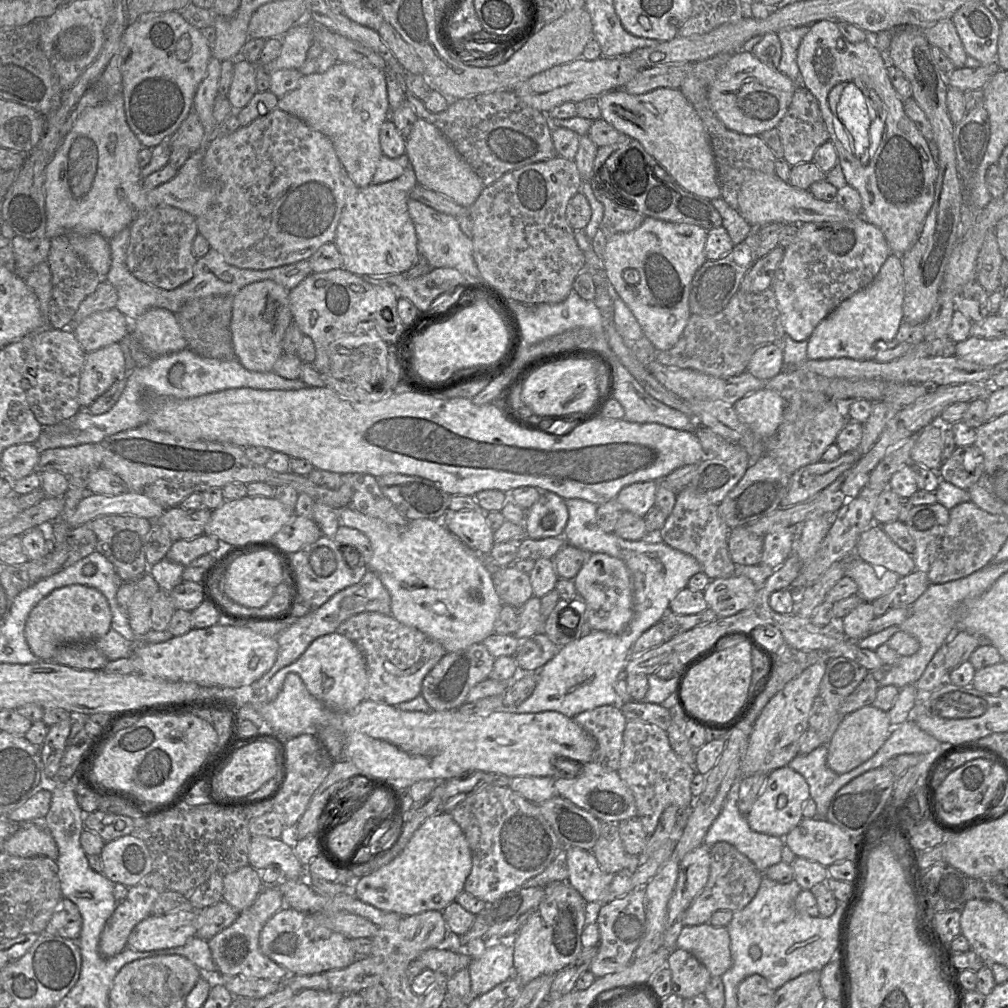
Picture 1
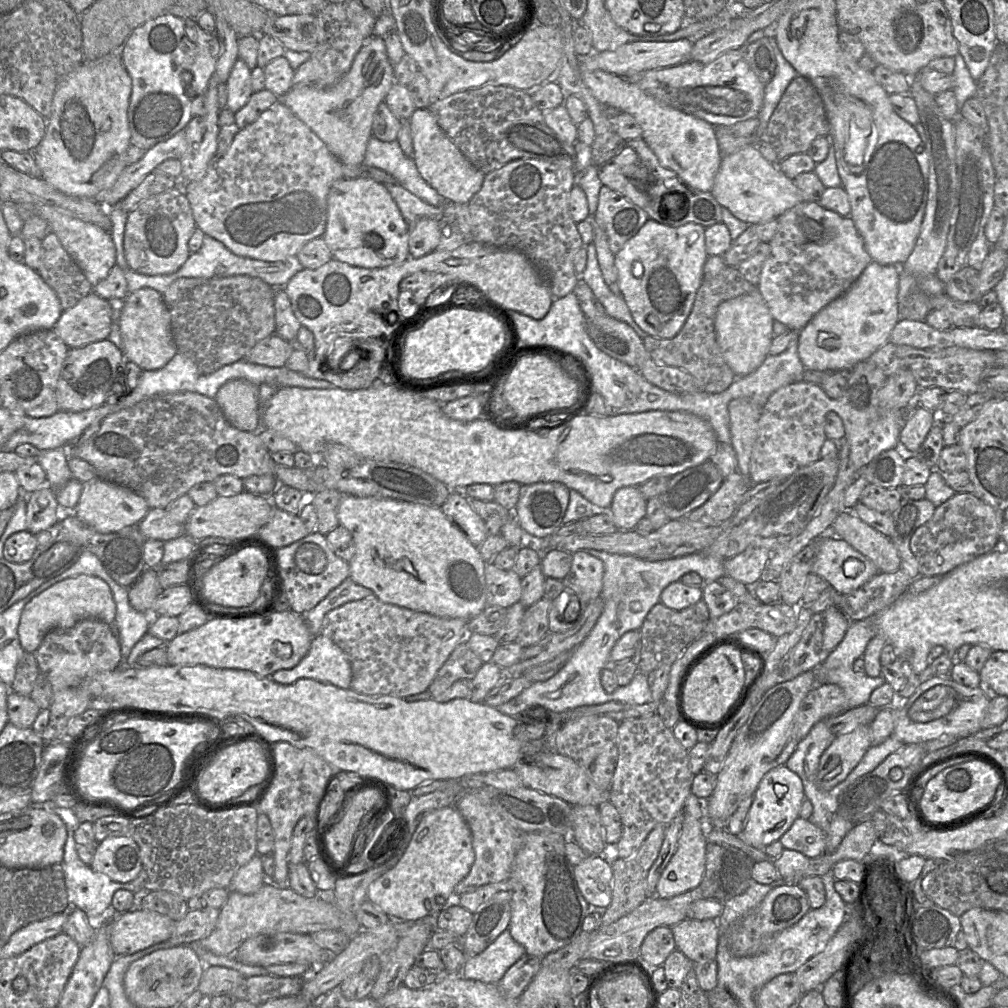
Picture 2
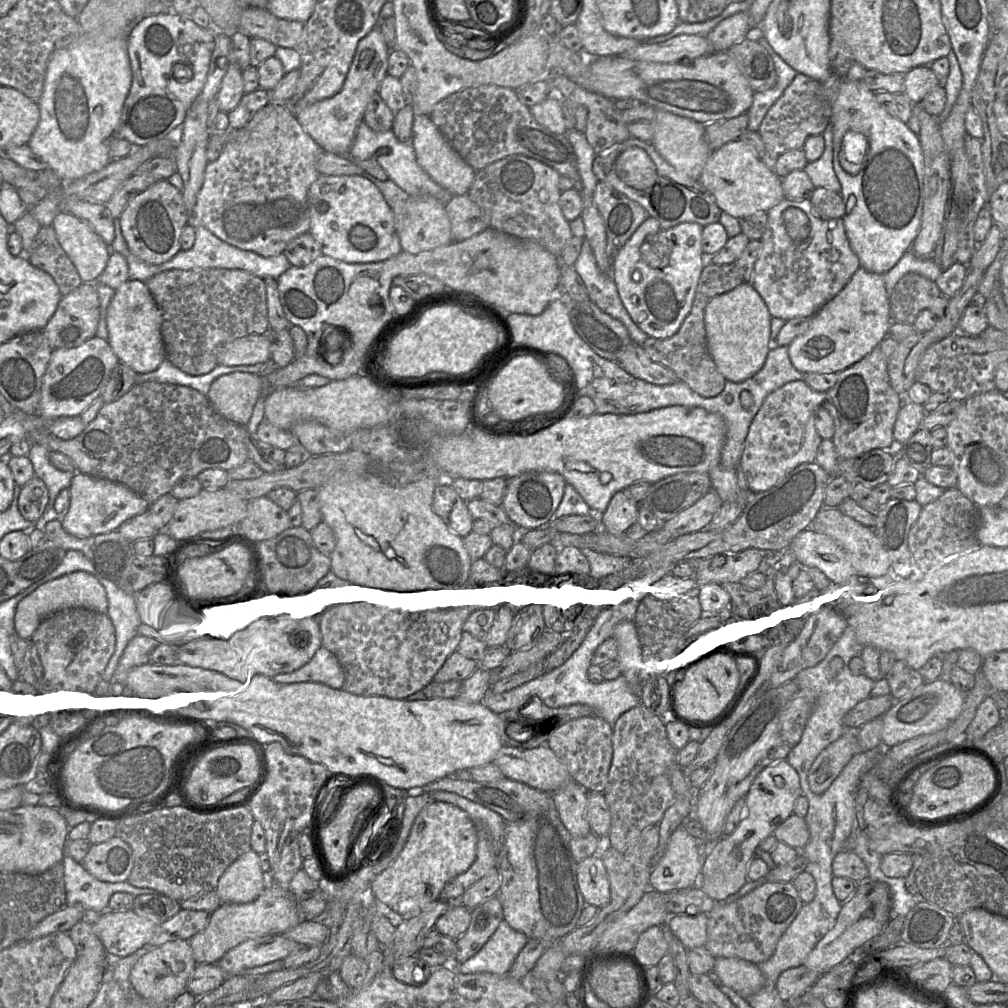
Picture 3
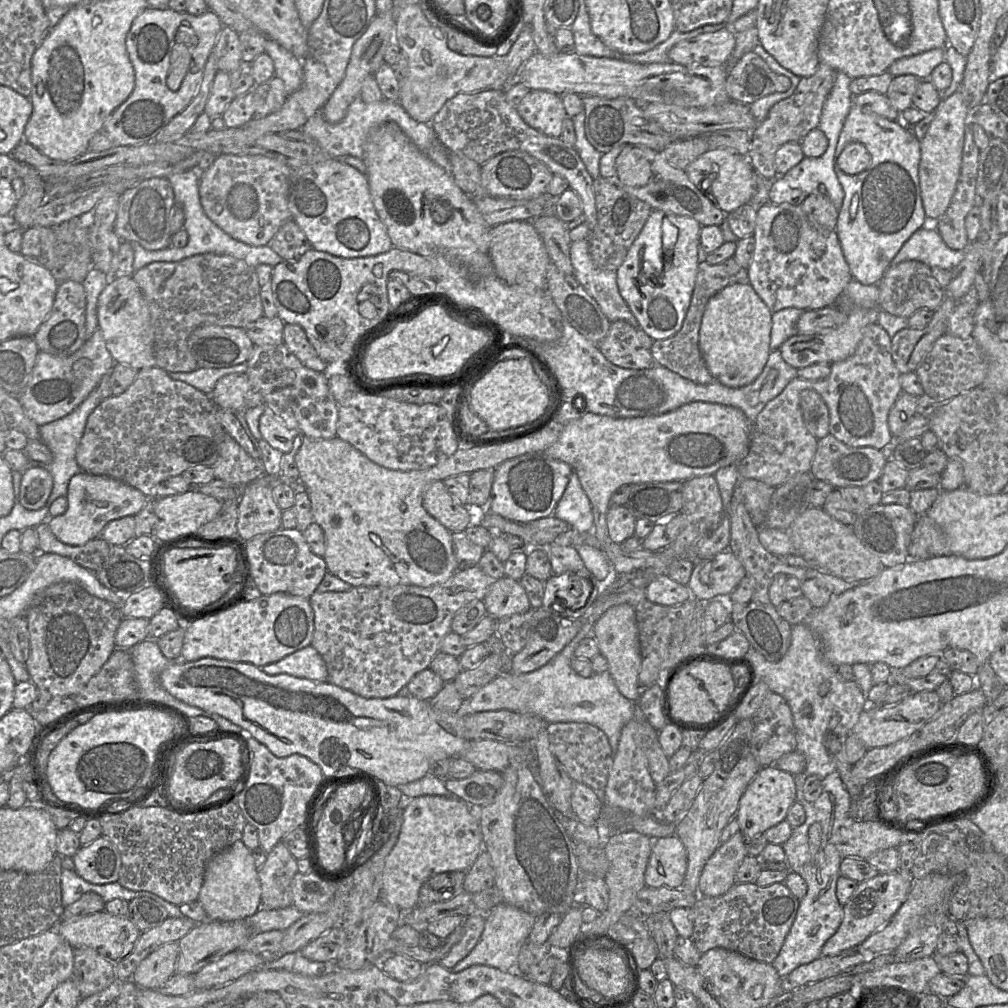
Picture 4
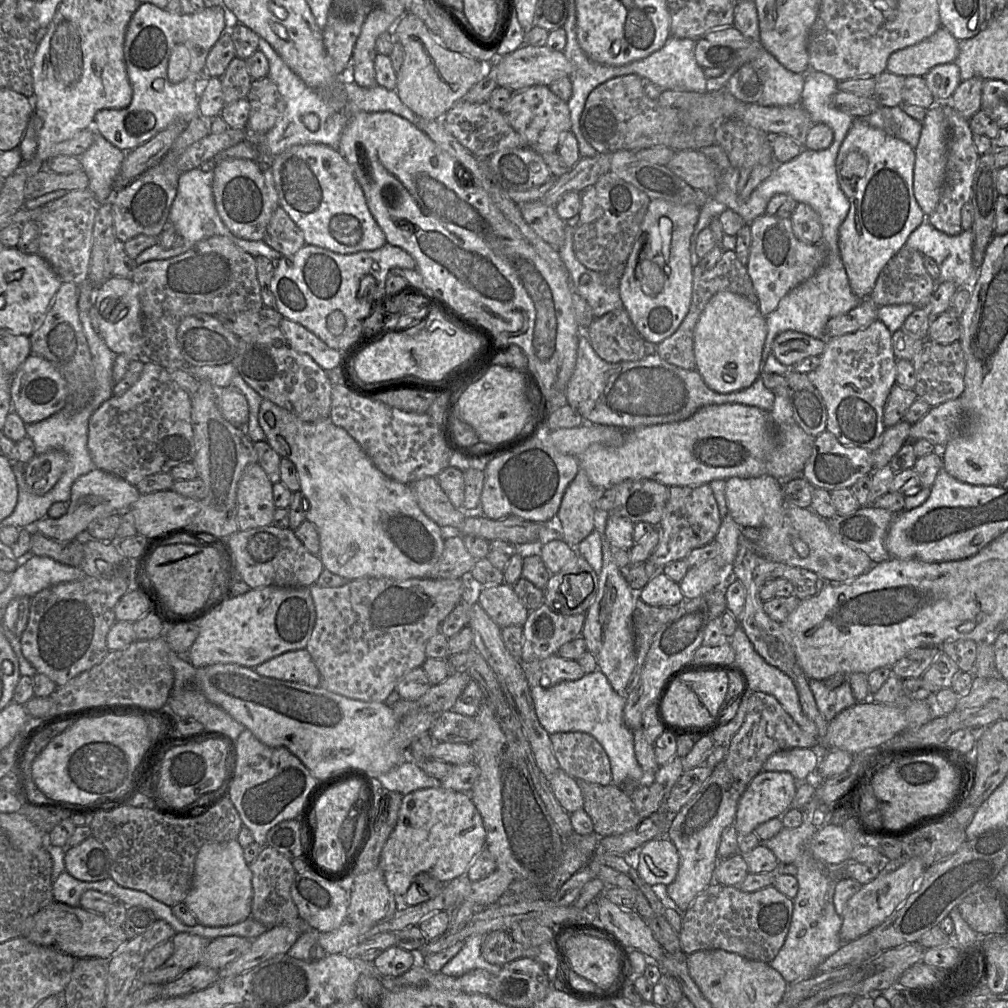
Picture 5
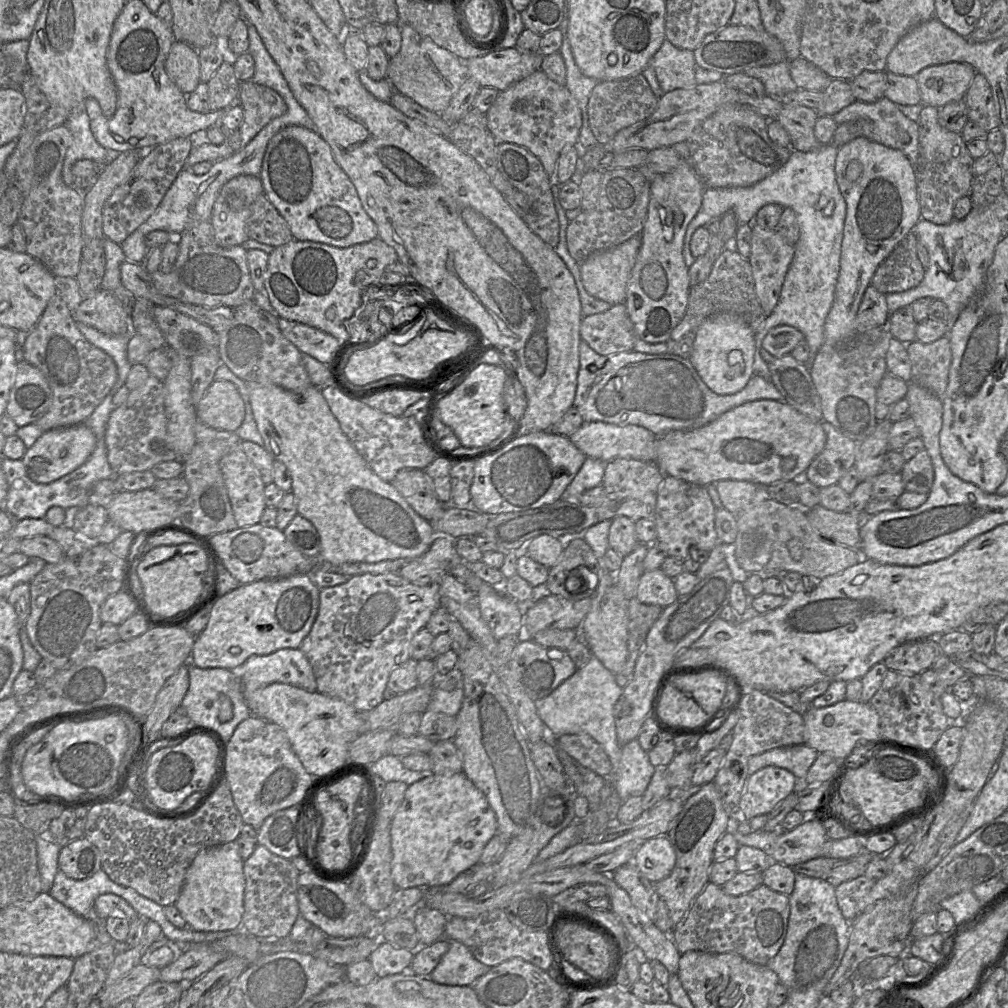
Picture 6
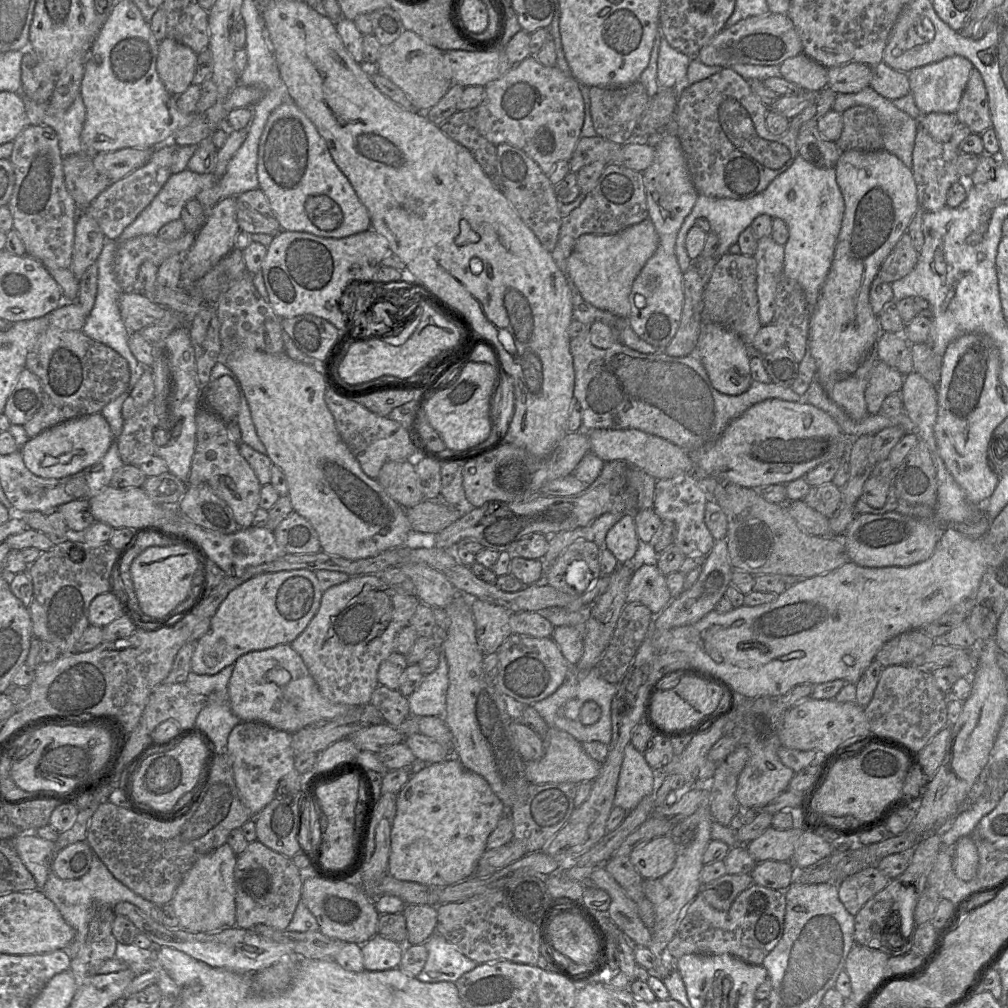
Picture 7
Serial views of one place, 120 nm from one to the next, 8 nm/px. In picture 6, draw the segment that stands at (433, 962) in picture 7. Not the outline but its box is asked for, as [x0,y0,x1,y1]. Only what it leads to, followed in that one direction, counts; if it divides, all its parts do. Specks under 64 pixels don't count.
[426,941,491,986]

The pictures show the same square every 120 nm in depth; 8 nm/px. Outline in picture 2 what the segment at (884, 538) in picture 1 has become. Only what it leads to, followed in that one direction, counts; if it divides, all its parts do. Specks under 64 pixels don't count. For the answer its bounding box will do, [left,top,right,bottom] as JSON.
[831,510,901,573]

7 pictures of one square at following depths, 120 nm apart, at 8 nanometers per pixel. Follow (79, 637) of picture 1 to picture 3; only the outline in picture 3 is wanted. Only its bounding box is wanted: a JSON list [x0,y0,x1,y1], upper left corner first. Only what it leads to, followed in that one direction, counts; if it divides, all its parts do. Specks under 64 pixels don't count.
[15,571,108,640]

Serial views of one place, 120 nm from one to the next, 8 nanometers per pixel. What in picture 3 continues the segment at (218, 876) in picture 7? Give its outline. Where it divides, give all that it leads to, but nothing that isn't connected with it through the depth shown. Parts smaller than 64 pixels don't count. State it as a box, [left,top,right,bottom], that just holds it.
[216,849,267,904]

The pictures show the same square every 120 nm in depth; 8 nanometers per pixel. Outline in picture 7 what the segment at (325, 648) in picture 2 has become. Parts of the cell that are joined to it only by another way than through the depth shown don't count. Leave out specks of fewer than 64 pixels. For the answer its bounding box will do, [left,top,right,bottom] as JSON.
[228,644,356,734]

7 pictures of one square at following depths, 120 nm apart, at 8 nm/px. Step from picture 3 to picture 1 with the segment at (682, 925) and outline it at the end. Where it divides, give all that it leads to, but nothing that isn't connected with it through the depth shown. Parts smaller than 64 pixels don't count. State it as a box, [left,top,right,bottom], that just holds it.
[676,923,732,976]

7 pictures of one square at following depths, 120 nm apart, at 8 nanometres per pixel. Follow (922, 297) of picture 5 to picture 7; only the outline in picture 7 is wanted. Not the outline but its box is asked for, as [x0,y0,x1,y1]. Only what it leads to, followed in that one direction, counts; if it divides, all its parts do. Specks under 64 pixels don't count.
[876,232,919,284]

